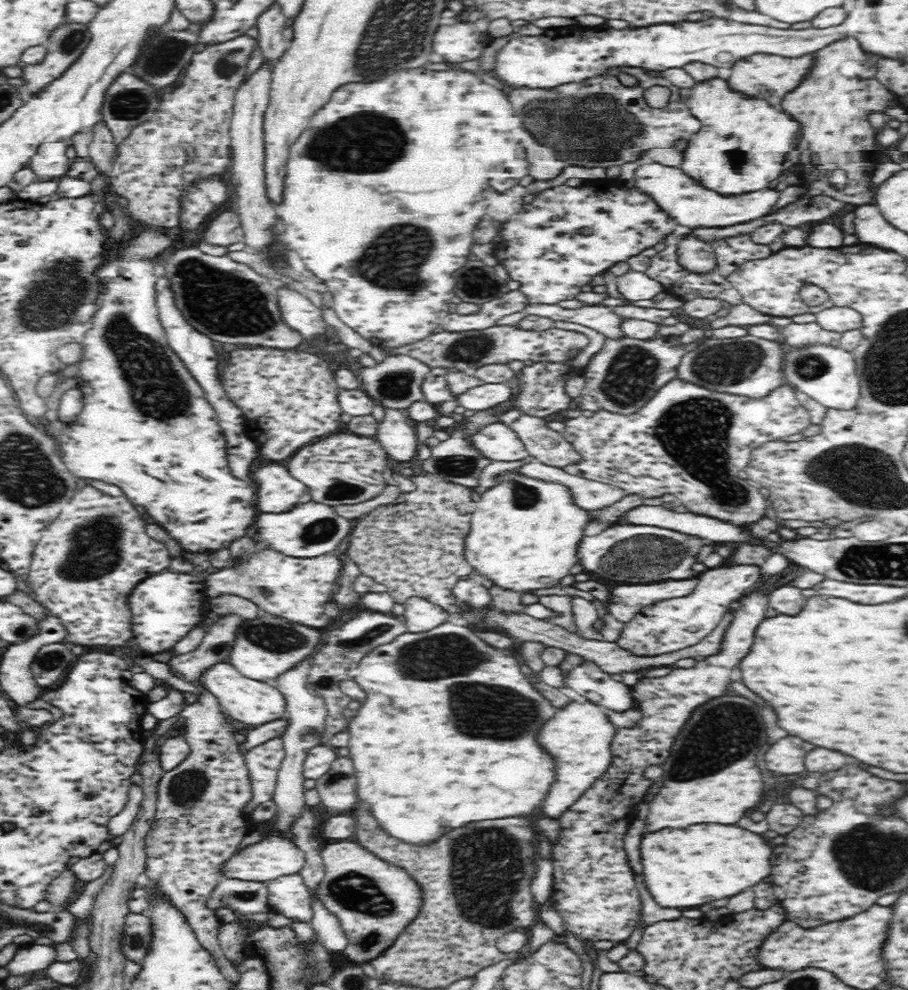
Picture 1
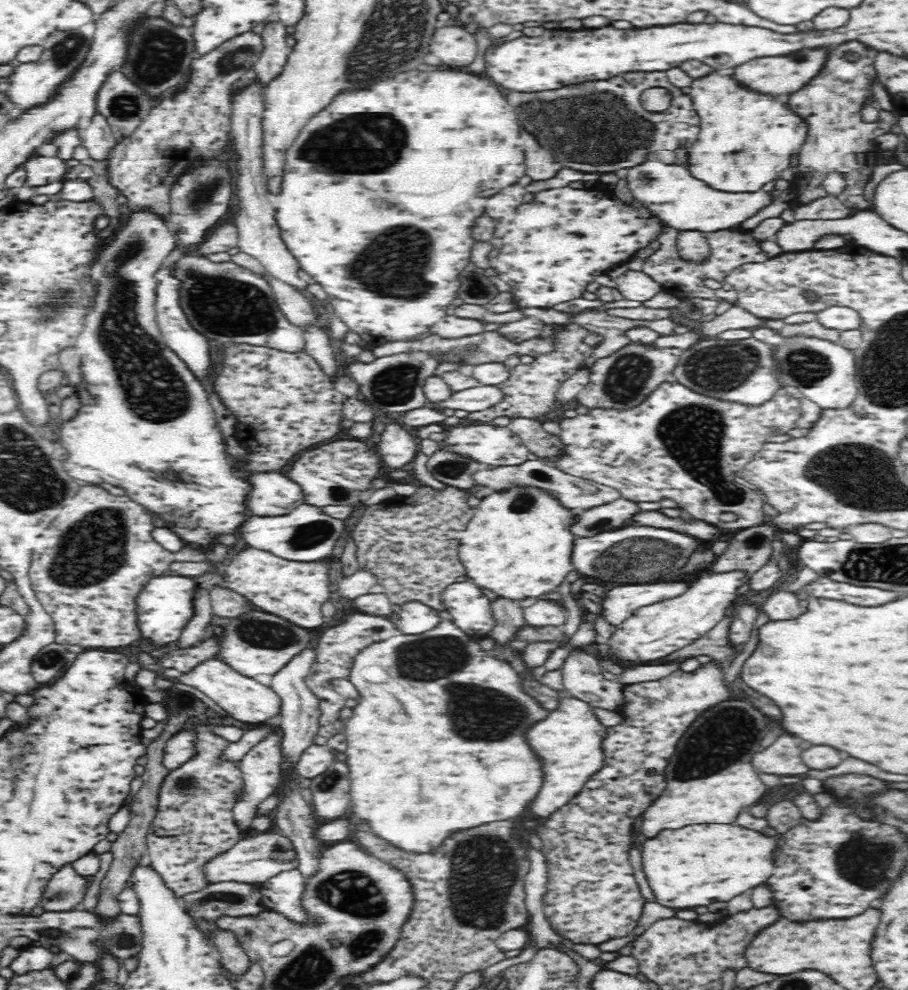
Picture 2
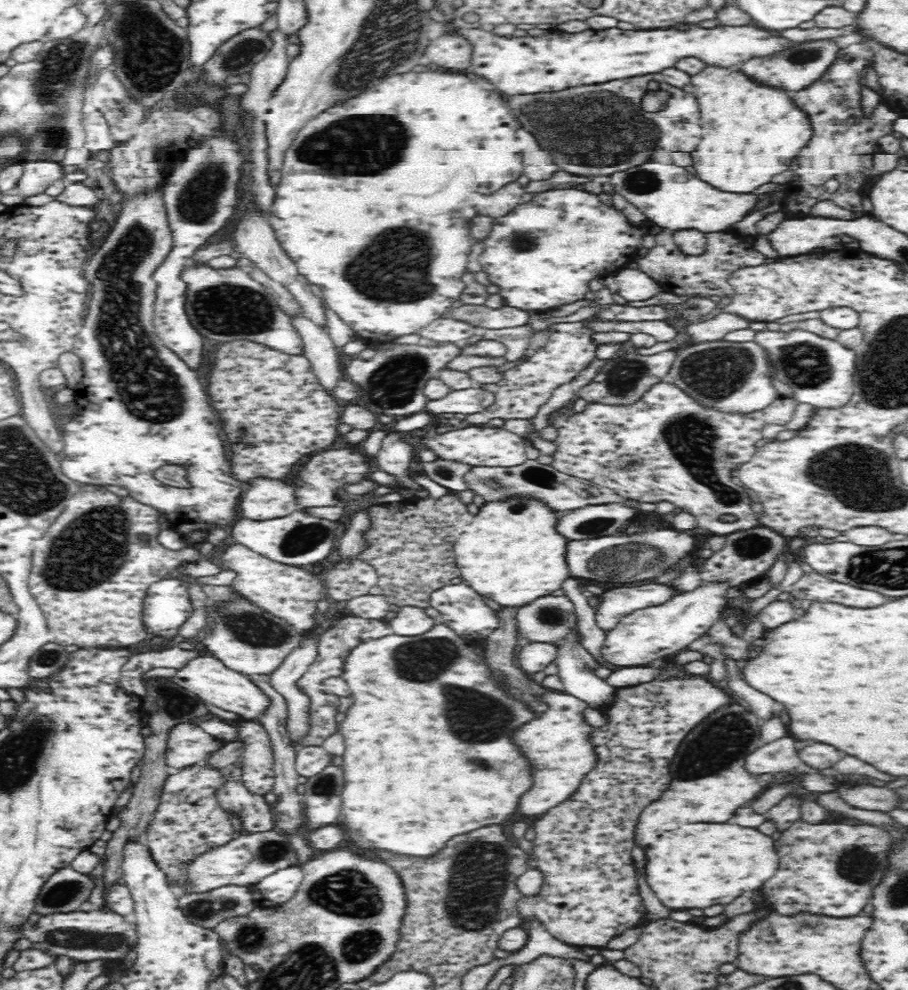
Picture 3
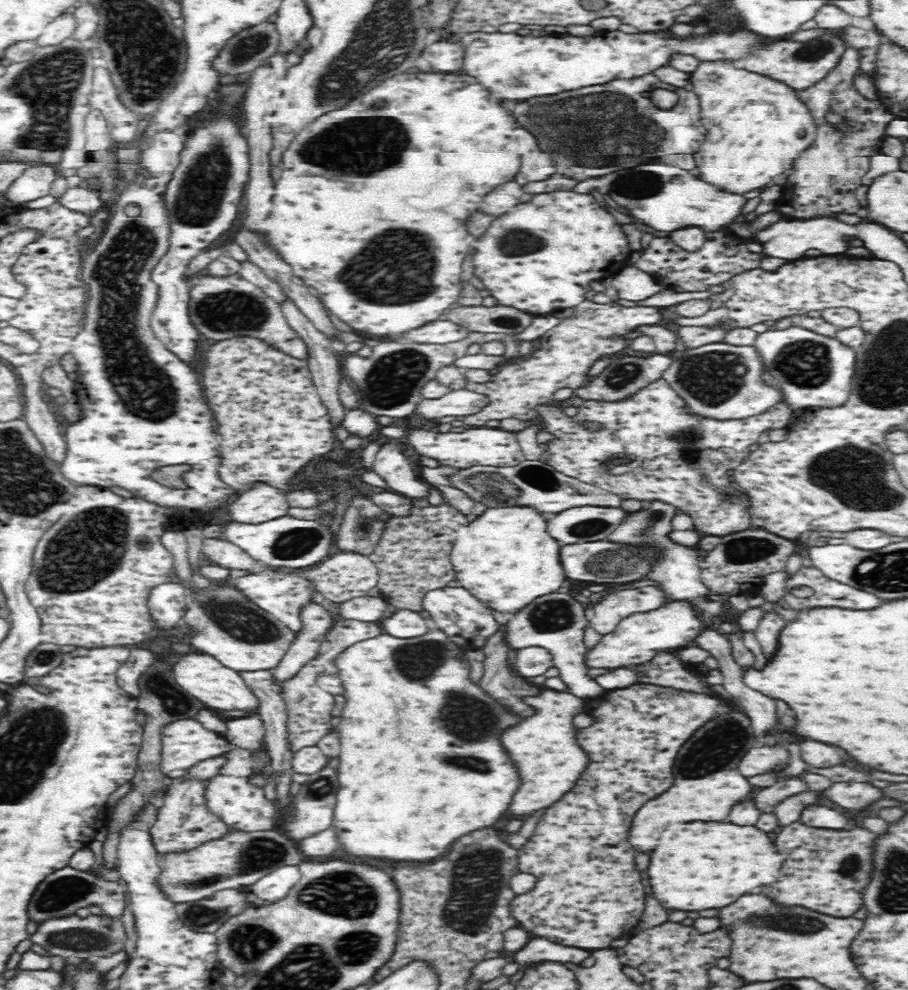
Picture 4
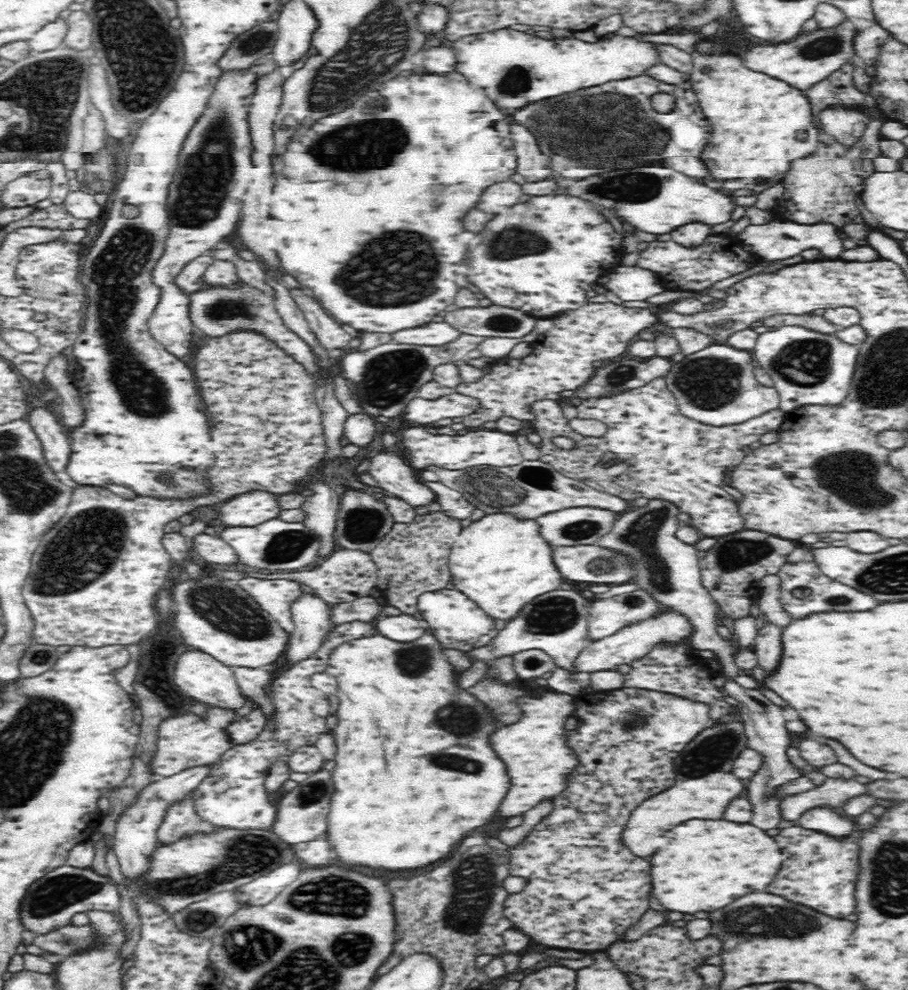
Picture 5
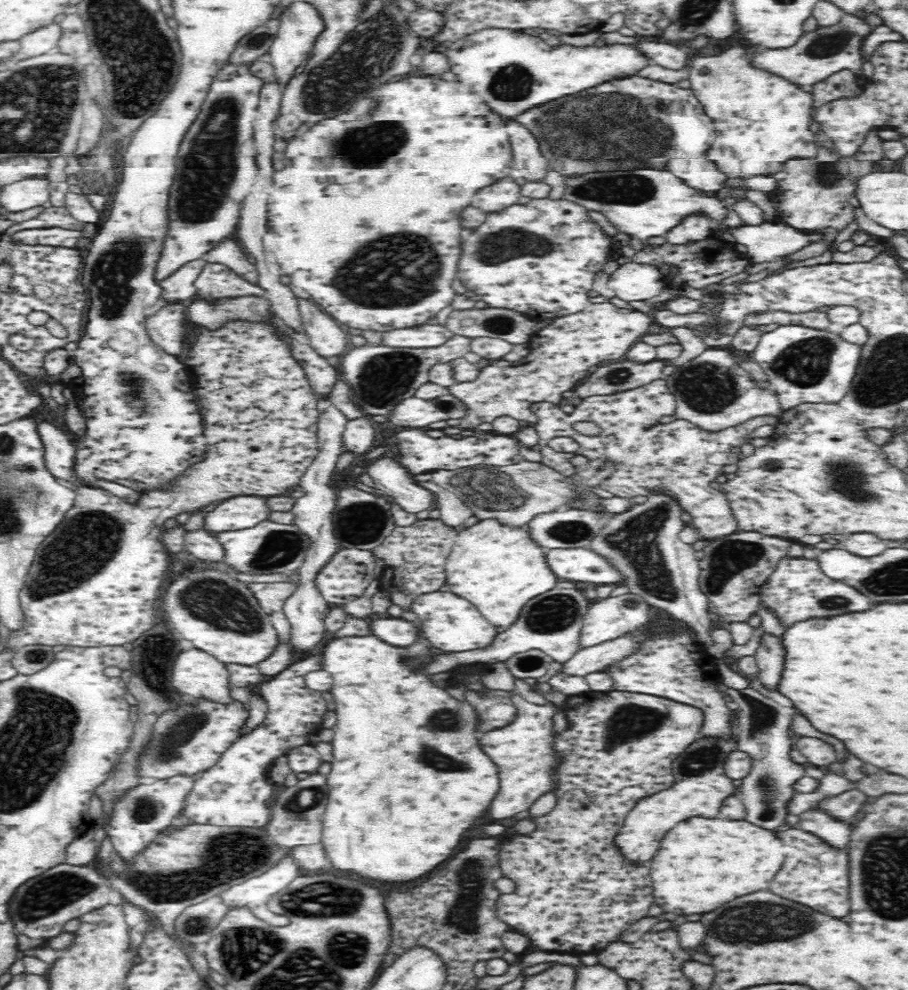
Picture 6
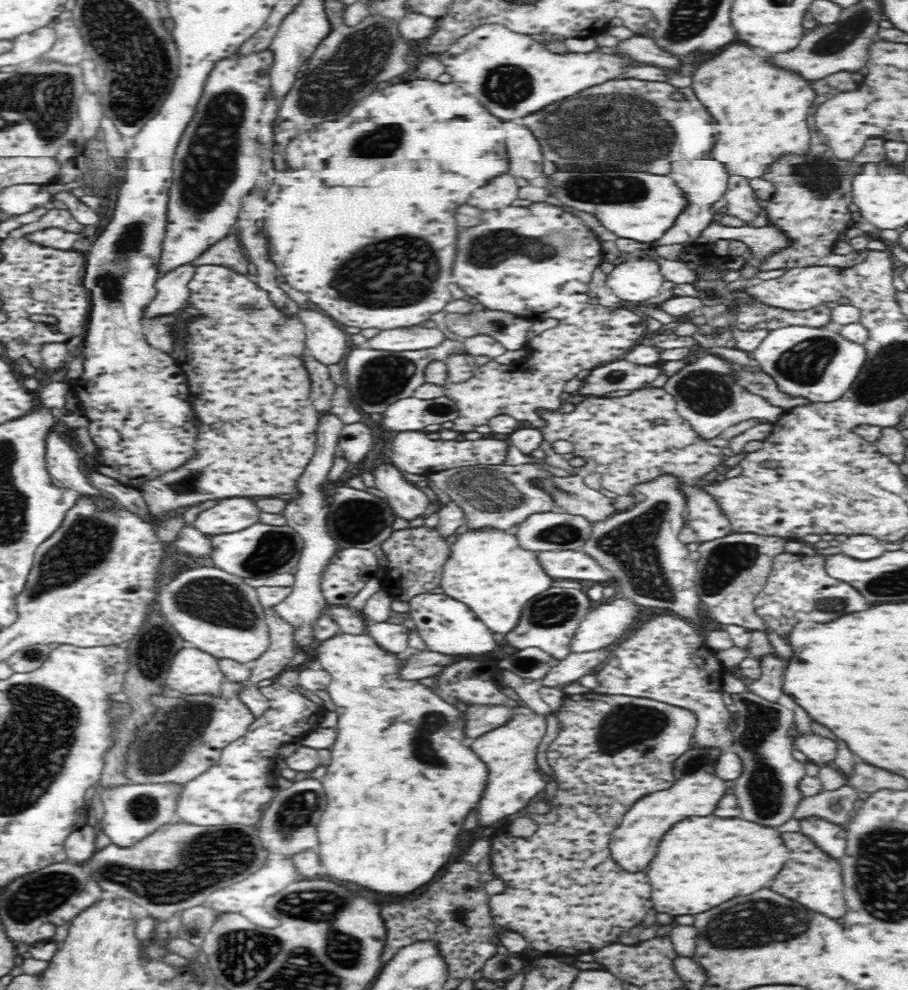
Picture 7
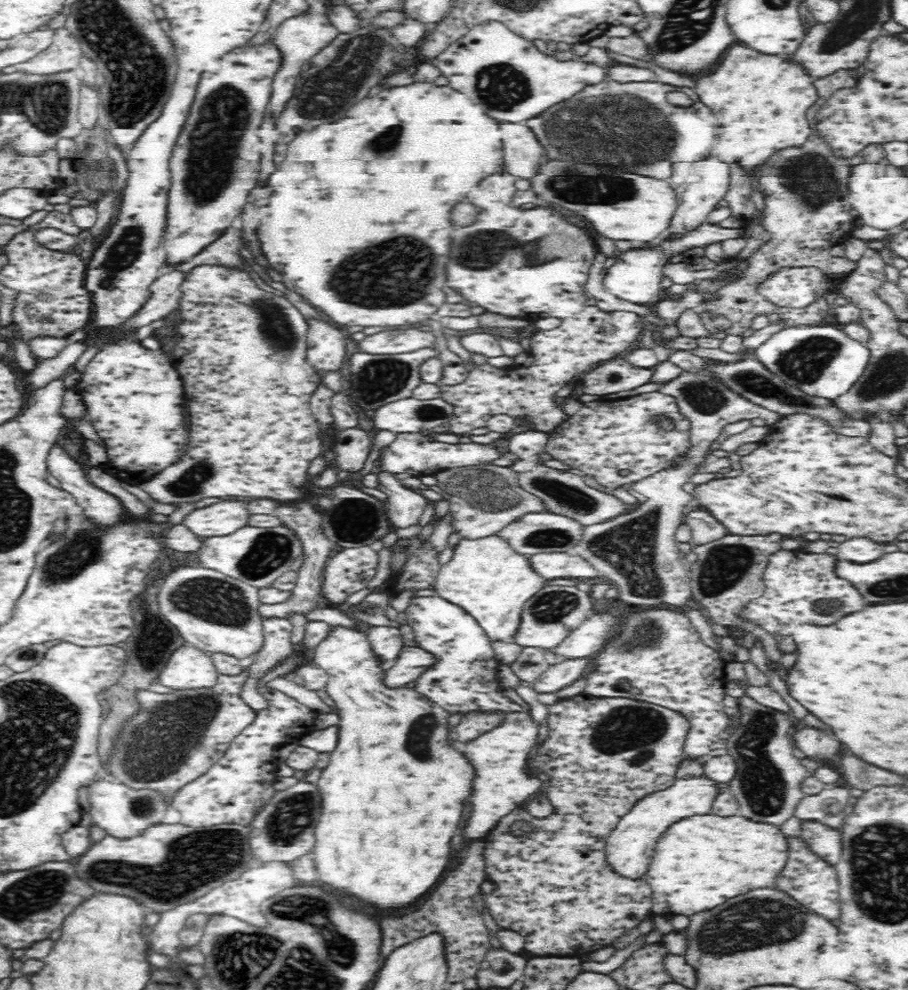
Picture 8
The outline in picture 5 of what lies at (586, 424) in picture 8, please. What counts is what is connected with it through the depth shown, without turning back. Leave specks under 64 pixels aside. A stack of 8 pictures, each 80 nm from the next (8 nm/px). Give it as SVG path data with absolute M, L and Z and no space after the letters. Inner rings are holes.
M658 377L654 380L651 380L648 384L645 384L643 387L632 389L631 391L624 391L621 393L616 393L612 396L595 396L587 399L583 399L583 402L577 406L577 417L578 418L592 418L592 420L600 420L600 422L604 422L606 424L606 428L608 432L604 434L601 438L593 438L593 437L584 437L577 432L575 432L570 425L568 425L568 419L564 417L564 413L562 411L562 404L560 401L553 401L550 399L539 400L532 403L531 411L533 412L534 420L532 421L530 428L534 430L535 434L540 436L541 442L540 444L540 455L539 460L545 462L546 464L551 464L554 469L556 469L560 474L567 476L568 478L581 479L586 480L586 476L582 474L582 468L590 468L590 466L602 466L602 464L610 464L610 462L622 462L622 464L628 464L628 470L624 472L624 474L620 474L620 476L616 476L616 478L610 478L610 480L606 480L606 484L598 484L600 488L597 490L604 490L604 493L616 495L622 497L626 500L634 500L636 498L644 497L644 498L660 498L665 501L670 501L674 503L680 511L684 512L684 514L689 514L690 519L688 520L688 525L690 527L694 527L701 535L703 536L712 536L712 538L726 536L727 534L734 534L740 532L744 528L743 520L741 519L740 513L738 512L736 502L734 502L734 498L730 493L726 492L724 489L724 479L726 478L727 468L735 467L737 464L741 463L741 460L746 456L745 452L742 452L742 448L744 446L748 446L748 444L752 444L758 440L760 440L761 436L766 434L766 432L776 431L776 428L782 424L782 420L785 419L786 412L776 408L776 410L772 410L767 412L766 414L756 416L756 418L752 418L743 422L742 424L732 424L727 427L706 427L705 424L700 424L695 420L690 420L685 416L682 416L679 413L678 405L676 397L668 390L667 382L665 377ZM554 437L567 437L572 439L576 443L576 447L570 450L564 450L561 448L557 448L552 445L552 438Z

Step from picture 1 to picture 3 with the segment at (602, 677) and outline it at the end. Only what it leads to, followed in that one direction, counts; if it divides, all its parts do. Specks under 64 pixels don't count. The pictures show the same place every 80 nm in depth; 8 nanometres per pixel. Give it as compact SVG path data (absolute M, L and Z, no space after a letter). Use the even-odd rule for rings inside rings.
M546 595L530 604L515 610L515 631L517 639L521 644L539 642L540 644L551 644L556 649L556 666L558 666L559 677L564 684L564 692L587 702L594 708L604 707L613 700L615 688L604 682L595 670L599 668L598 662L588 653L588 650L580 642L578 632L578 616L574 610L572 600L566 596Z

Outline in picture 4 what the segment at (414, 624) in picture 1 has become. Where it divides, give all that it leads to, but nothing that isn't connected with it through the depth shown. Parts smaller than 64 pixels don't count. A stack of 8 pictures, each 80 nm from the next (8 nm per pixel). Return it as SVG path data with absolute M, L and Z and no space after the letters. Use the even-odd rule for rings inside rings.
M399 609L389 618L384 617L379 620L378 625L384 634L400 639L424 636L432 627L429 619L423 613Z

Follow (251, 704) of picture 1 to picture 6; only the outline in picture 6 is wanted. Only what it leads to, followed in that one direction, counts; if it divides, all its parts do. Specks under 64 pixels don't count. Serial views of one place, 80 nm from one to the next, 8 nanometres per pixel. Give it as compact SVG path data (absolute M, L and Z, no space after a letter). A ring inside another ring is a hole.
M190 646L190 650L182 650L176 656L171 671L169 679L178 693L220 703L232 701L228 671L224 663L208 652L194 646Z

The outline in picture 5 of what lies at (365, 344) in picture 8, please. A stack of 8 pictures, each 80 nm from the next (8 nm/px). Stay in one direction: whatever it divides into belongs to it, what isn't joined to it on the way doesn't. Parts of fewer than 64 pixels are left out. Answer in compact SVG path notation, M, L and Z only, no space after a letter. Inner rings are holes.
M430 322L429 324L400 330L387 336L394 344L414 344L418 346L443 345L458 338L460 333L454 331L444 322Z

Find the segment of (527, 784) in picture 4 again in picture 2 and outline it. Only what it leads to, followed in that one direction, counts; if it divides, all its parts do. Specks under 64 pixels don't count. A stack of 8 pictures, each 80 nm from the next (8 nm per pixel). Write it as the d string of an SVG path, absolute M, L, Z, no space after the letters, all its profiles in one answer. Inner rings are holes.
M559 697L557 708L550 711L542 720L531 724L524 732L525 743L530 746L542 762L542 786L534 800L528 804L528 812L547 817L552 811L565 806L578 794L592 773L598 772L604 764L601 754L602 725L592 706L577 698Z

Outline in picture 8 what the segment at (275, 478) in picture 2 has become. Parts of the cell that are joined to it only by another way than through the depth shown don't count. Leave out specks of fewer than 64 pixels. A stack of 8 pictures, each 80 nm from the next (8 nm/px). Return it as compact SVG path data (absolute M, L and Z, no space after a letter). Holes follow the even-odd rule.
M228 498L211 506L187 511L181 524L200 539L226 536L247 526L248 514L245 500Z

